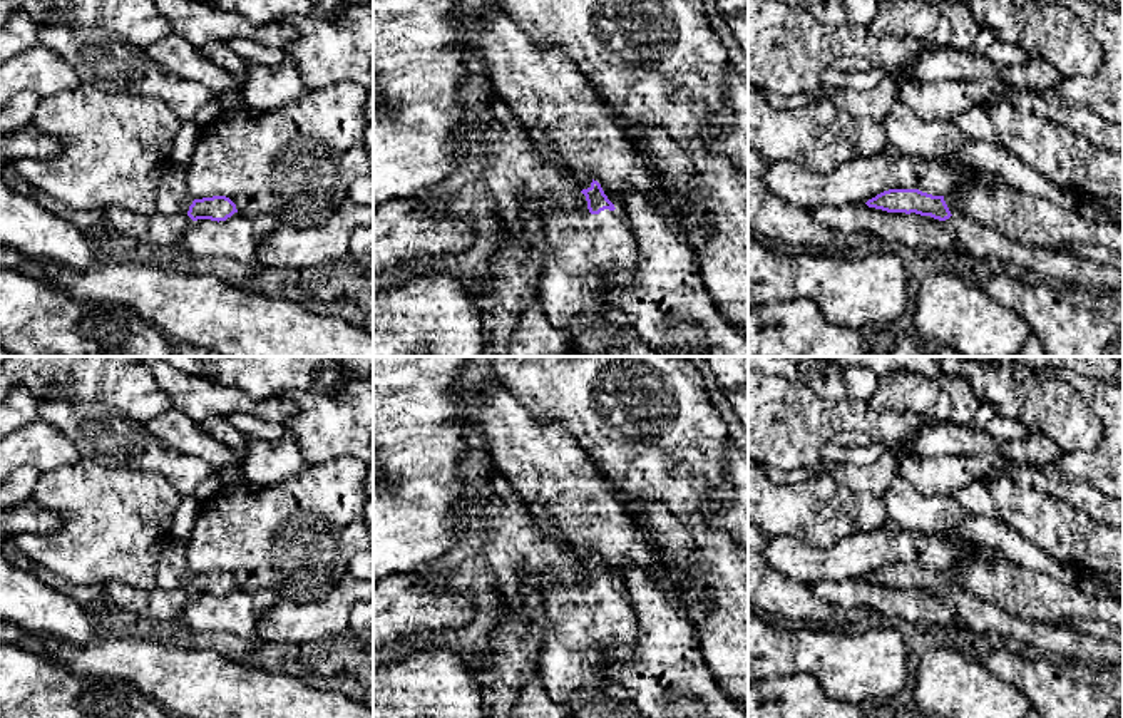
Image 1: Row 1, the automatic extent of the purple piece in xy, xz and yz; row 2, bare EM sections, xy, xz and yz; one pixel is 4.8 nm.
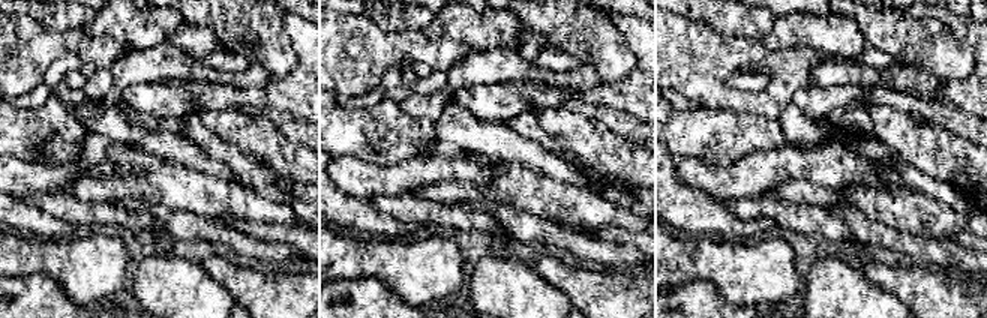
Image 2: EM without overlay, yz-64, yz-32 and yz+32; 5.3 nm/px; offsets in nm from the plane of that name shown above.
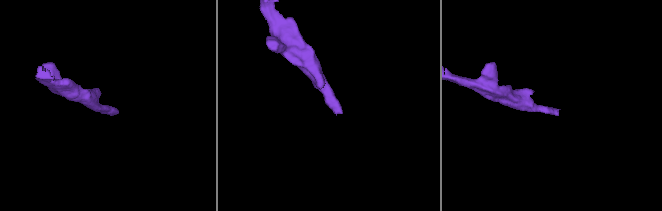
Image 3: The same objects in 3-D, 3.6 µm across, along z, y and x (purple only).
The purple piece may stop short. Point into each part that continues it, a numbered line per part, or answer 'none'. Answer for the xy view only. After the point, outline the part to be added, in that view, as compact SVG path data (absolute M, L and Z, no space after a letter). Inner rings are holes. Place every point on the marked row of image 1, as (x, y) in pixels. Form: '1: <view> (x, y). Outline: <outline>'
none

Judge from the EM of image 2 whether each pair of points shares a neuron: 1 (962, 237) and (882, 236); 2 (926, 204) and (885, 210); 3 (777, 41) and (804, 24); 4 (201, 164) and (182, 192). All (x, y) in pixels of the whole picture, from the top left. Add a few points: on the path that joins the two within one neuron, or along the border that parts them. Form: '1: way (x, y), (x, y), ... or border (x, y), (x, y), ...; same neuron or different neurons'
1: border (950, 237), (971, 249); different neurons
2: way (915, 210), (896, 210); same neuron
3: way (783, 35), (798, 30); same neuron
4: border (164, 158), (230, 180); different neurons

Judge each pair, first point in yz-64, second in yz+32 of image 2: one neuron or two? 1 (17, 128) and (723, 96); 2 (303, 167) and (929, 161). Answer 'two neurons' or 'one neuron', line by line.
1: two neurons
2: one neuron

